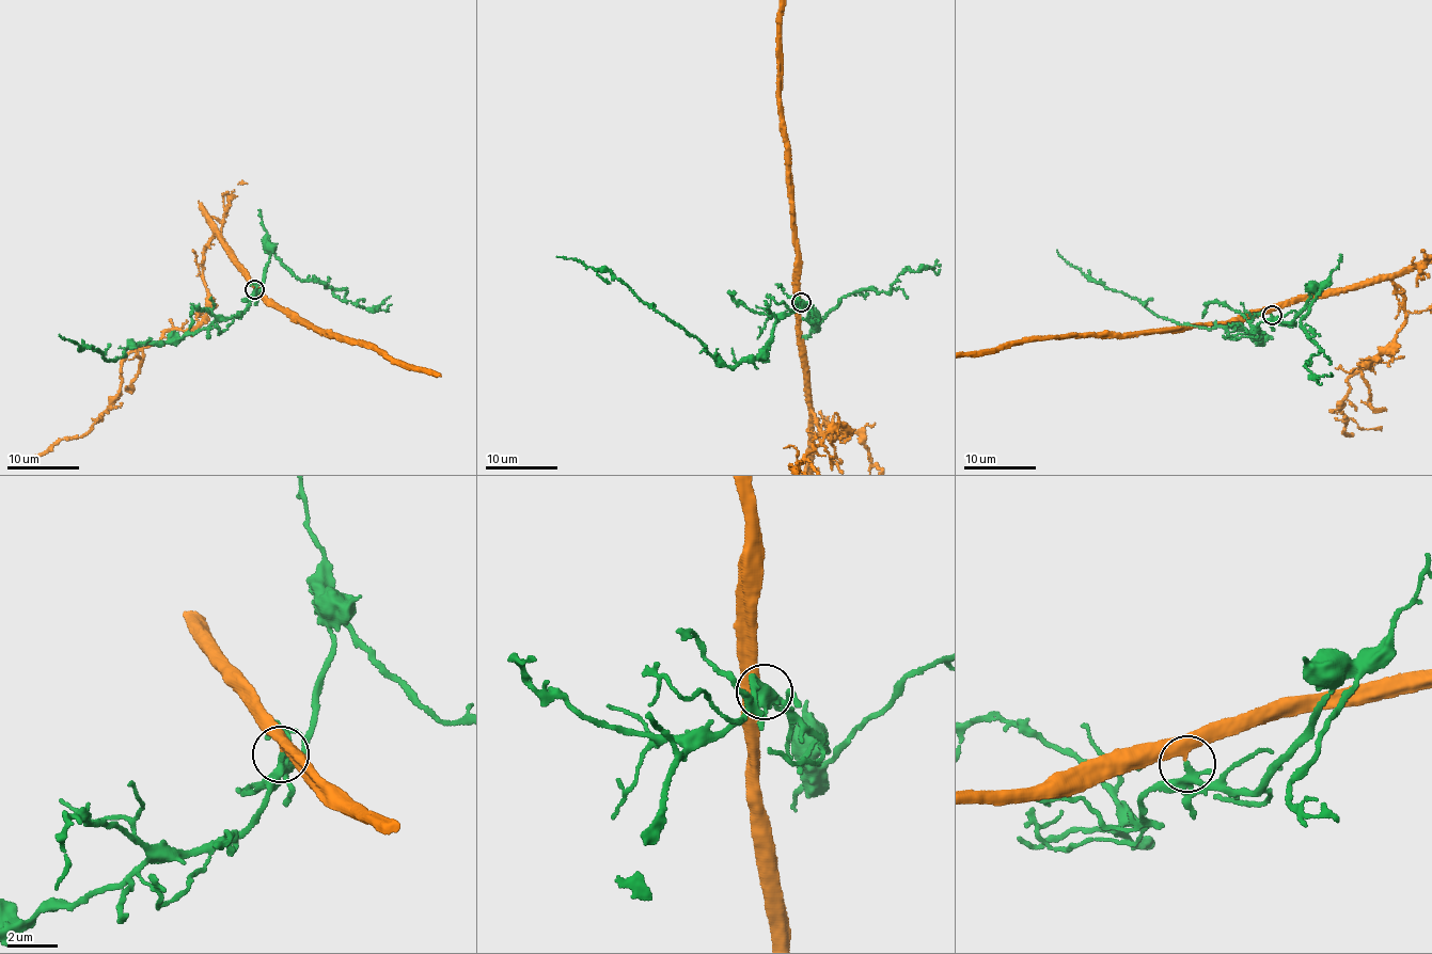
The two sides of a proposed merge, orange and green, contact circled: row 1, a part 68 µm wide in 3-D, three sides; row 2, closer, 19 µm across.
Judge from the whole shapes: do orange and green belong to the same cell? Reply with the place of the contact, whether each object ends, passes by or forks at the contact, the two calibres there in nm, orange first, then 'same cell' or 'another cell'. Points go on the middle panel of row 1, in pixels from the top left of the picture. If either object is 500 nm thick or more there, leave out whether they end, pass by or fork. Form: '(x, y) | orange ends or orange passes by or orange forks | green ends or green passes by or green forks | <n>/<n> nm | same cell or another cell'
(801, 302) | orange passes by | green passes by | 360/260 nm | same cell

